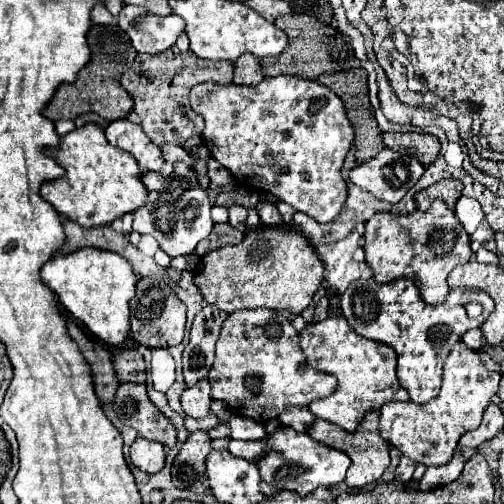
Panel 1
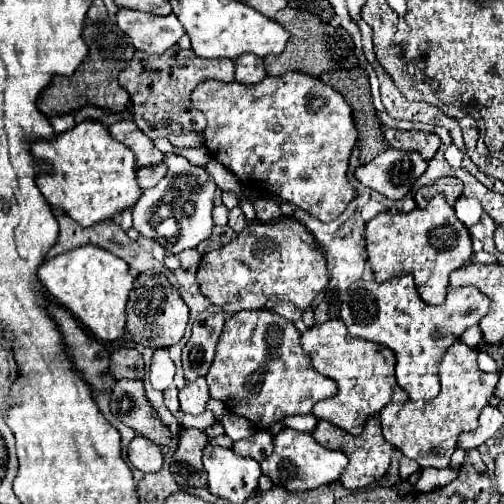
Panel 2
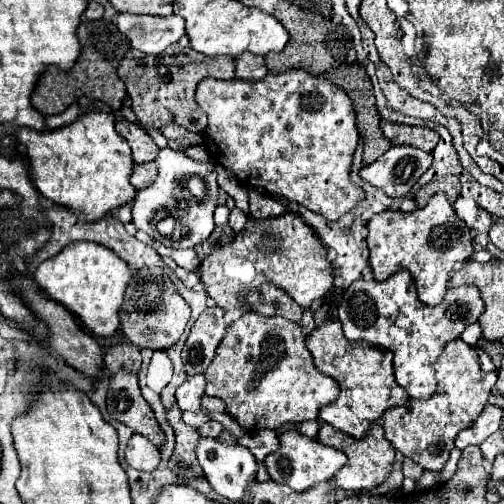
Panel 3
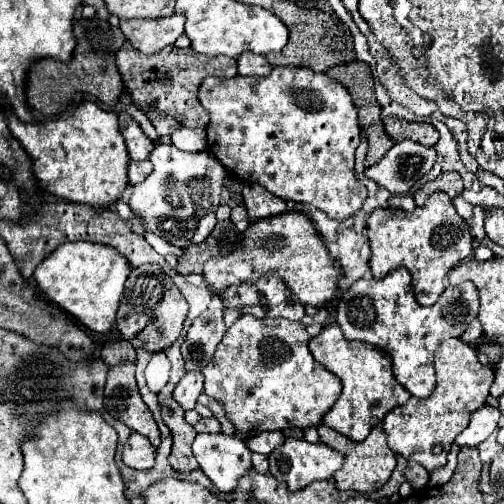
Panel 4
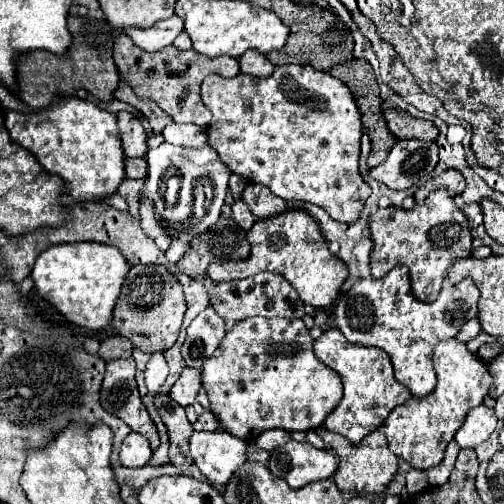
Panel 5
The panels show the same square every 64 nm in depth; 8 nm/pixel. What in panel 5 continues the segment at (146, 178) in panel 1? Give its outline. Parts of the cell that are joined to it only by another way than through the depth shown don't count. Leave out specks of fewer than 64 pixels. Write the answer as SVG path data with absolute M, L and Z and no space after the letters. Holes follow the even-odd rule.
M128 158L126 160L126 178L142 180L148 176L148 162L146 158Z

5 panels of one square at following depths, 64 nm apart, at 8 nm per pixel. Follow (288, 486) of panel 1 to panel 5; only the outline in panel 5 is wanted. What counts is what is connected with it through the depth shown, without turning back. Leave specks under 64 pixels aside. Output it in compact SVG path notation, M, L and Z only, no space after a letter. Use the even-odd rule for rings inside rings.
M290 440L270 452L268 468L274 476L284 478L290 488L298 490L310 482L330 478L338 462L338 456L330 450L314 448L310 442Z

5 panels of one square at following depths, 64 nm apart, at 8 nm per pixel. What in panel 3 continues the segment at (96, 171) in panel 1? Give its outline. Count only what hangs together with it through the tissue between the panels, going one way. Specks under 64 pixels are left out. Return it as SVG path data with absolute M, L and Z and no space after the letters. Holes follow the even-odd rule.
M86 112L76 122L58 128L58 130L46 130L46 132L34 132L28 128L22 128L16 132L18 142L24 146L26 156L30 160L30 172L34 186L40 190L44 198L48 198L54 204L64 204L64 208L72 210L76 216L80 216L86 222L100 220L108 216L114 208L120 208L134 200L136 188L130 184L132 174L132 152L128 142L114 130L114 116L106 112Z

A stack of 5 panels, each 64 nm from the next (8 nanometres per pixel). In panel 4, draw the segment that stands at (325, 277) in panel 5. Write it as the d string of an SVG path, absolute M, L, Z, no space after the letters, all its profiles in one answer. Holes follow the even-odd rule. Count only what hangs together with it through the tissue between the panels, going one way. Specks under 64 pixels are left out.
M284 212L280 216L254 220L242 232L242 244L228 256L214 256L204 264L204 280L212 294L220 296L226 286L238 286L244 282L258 282L262 276L280 278L304 306L322 306L336 294L340 270L334 258L328 254L324 242L312 222L300 212Z

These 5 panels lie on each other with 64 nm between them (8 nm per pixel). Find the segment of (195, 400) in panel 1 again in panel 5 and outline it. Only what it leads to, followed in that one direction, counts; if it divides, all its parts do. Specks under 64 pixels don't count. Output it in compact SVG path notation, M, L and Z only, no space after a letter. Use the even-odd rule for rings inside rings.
M184 368L184 372L180 374L180 378L176 380L176 384L170 390L172 400L176 400L180 406L192 406L196 402L196 394L202 386L200 380L200 370L192 370L192 368Z

